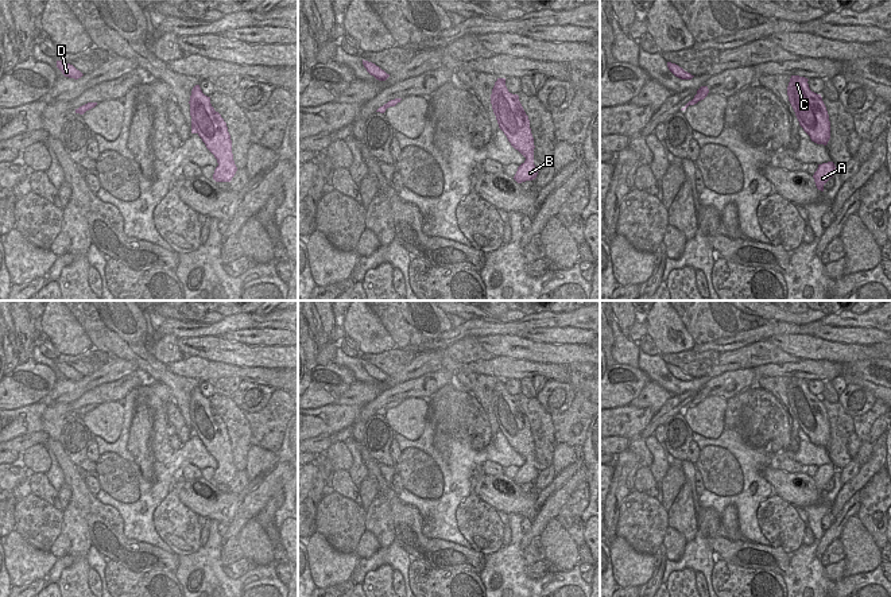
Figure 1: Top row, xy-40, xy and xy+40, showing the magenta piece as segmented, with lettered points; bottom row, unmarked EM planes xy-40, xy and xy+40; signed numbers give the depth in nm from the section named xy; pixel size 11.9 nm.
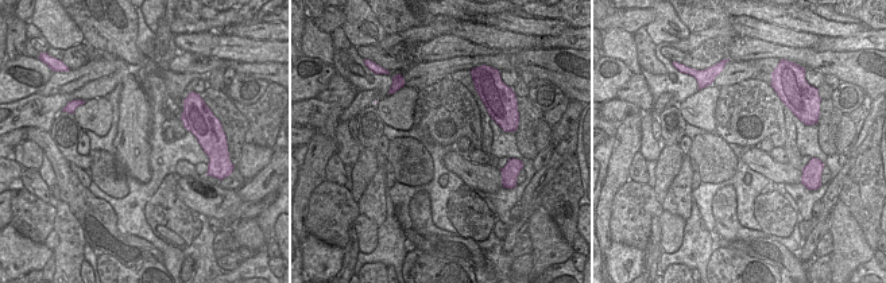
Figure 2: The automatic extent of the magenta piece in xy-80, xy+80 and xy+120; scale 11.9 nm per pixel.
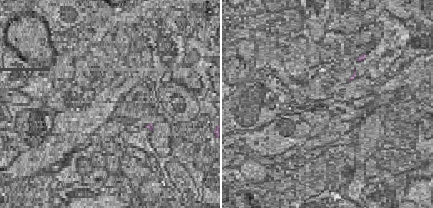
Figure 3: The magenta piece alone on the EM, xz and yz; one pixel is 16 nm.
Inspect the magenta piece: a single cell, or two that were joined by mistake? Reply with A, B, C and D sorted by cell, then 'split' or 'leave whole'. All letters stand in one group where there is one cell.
A B C D | leave whole

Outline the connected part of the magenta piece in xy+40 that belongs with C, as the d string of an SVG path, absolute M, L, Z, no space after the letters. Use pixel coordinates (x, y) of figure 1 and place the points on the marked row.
M791 75L787 96L799 125L811 142L826 146L830 139L830 121L821 94L810 90L807 78Z

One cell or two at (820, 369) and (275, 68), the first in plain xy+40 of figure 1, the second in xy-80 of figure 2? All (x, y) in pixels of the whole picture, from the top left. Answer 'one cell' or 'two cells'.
one cell

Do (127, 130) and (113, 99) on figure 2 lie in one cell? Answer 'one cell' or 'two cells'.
two cells

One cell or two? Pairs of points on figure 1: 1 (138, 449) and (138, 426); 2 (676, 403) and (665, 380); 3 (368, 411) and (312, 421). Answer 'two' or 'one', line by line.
1: one
2: two
3: two

